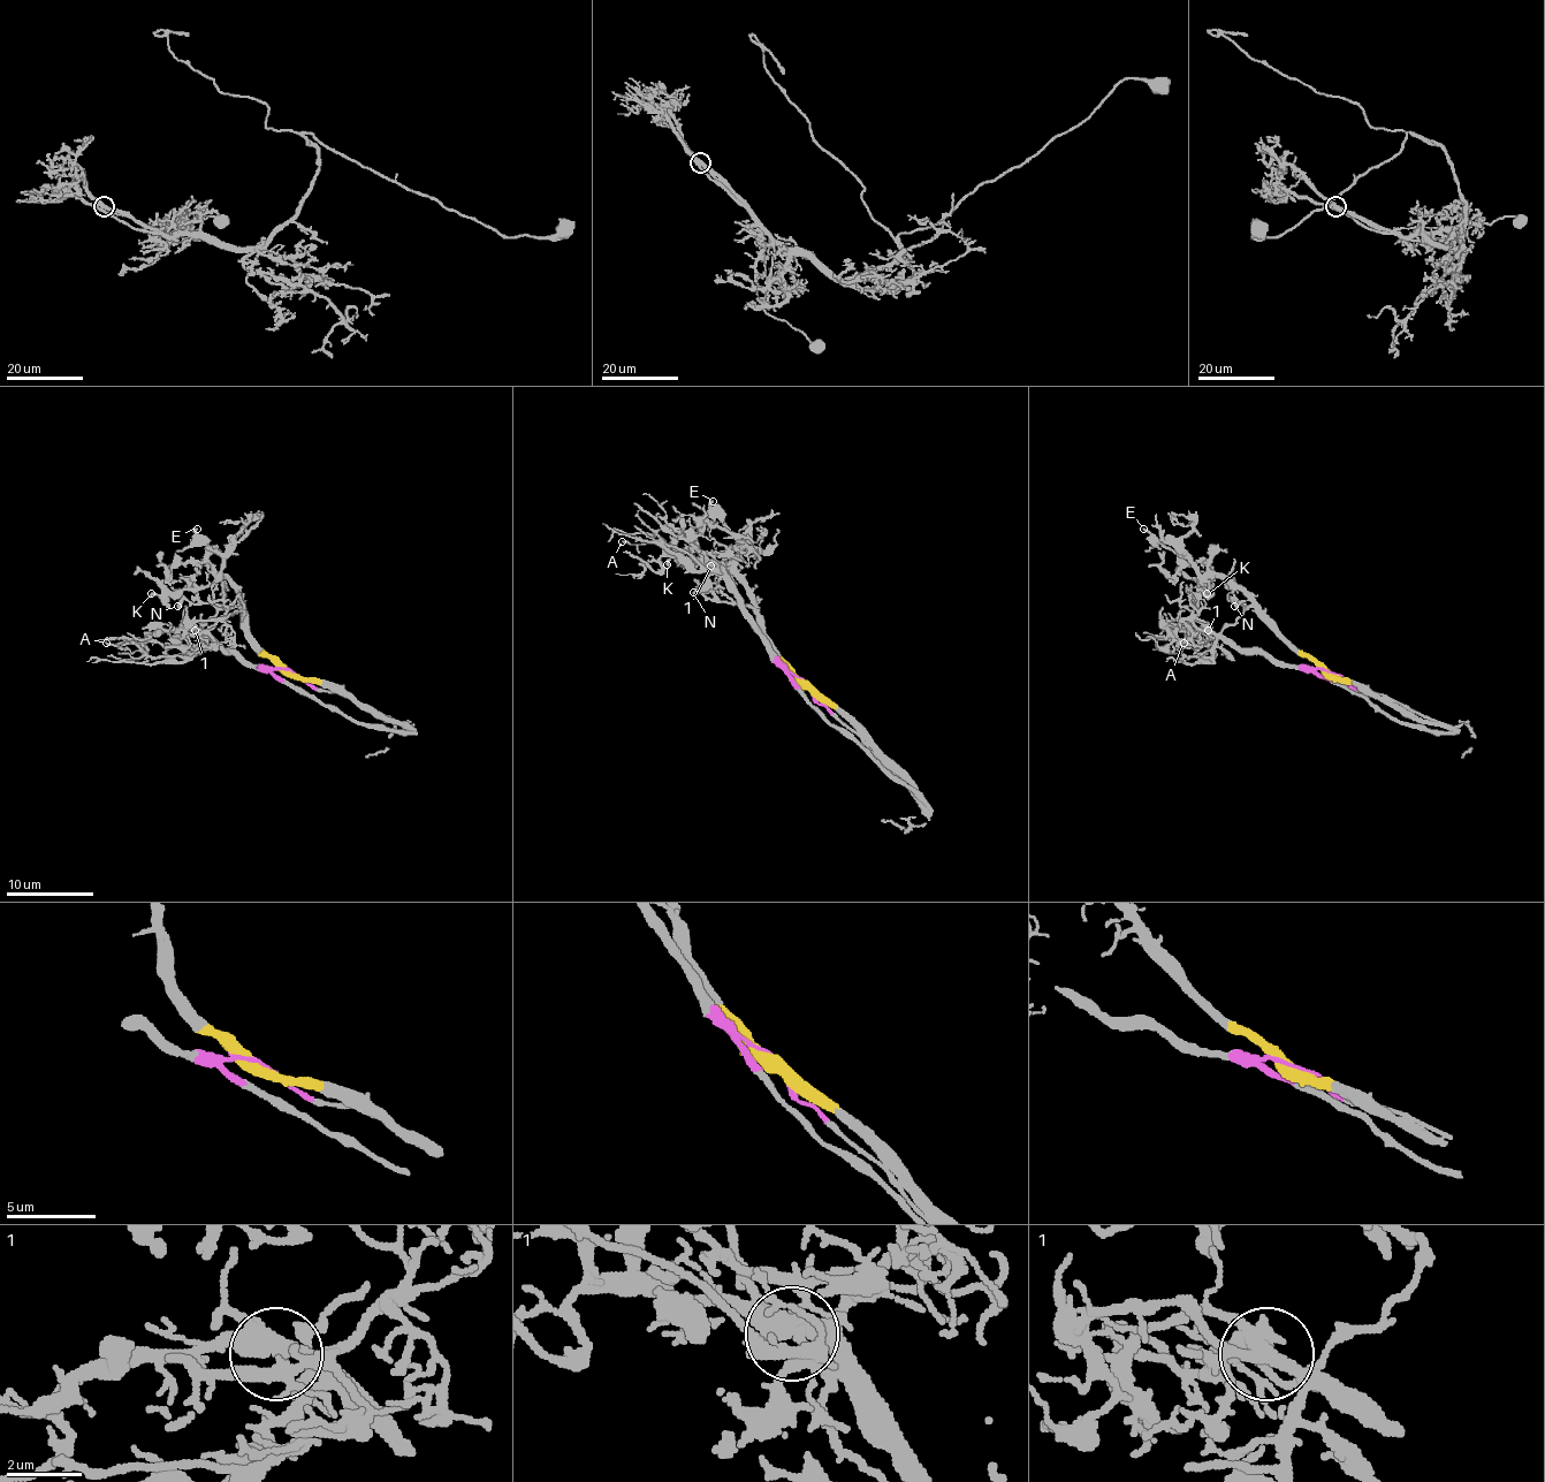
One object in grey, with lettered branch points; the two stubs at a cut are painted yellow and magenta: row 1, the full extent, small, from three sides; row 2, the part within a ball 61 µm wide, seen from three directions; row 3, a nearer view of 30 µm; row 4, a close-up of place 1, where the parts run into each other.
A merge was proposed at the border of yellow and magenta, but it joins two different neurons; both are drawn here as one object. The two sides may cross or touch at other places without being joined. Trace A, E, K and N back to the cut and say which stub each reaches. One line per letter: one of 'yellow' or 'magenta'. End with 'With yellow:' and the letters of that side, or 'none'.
A: magenta
E: yellow
K: yellow
N: yellow
With yellow: E, K, N

